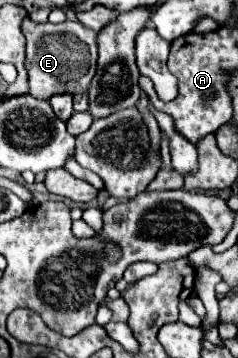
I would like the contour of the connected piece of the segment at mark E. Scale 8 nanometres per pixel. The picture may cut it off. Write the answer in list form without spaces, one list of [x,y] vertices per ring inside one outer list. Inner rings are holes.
[[[24,20],[22,32],[26,36],[26,70],[30,76],[30,94],[40,100],[48,100],[54,94],[80,94],[88,90],[90,80],[96,74],[96,32],[80,22],[62,24],[34,24]]]

